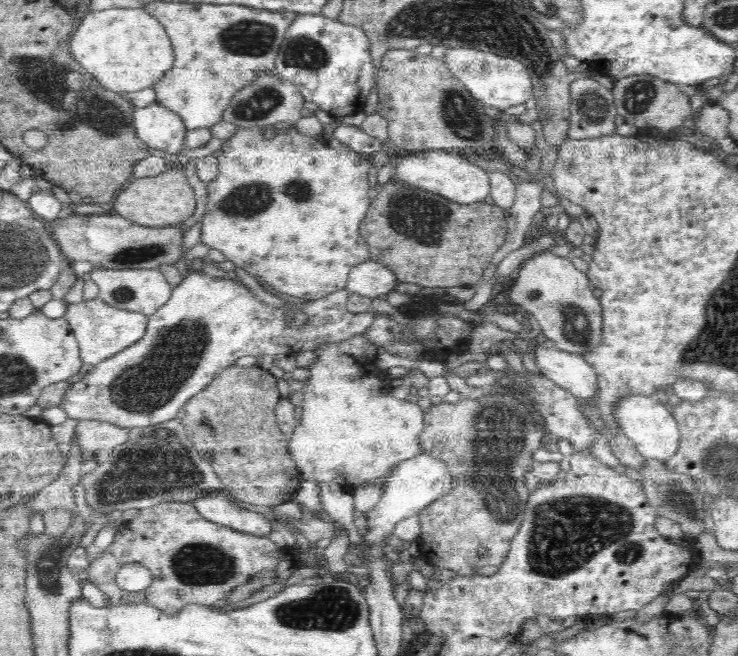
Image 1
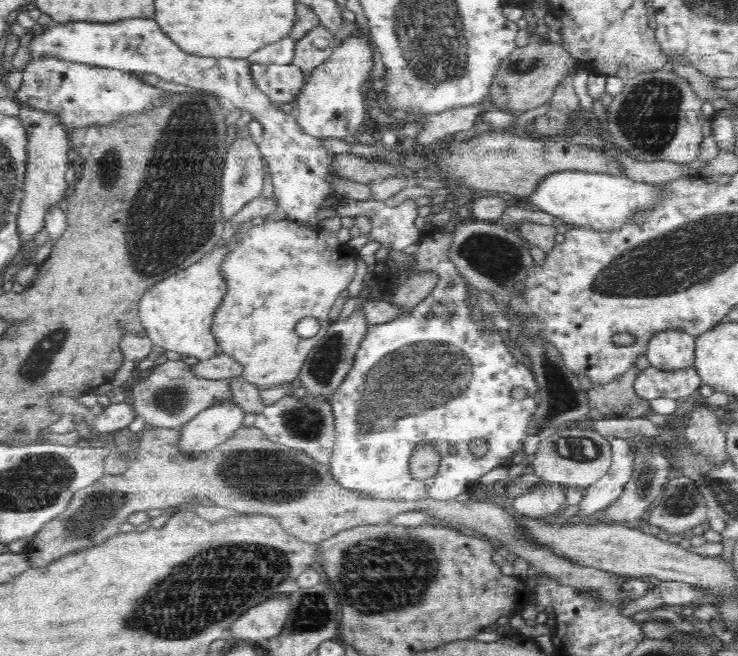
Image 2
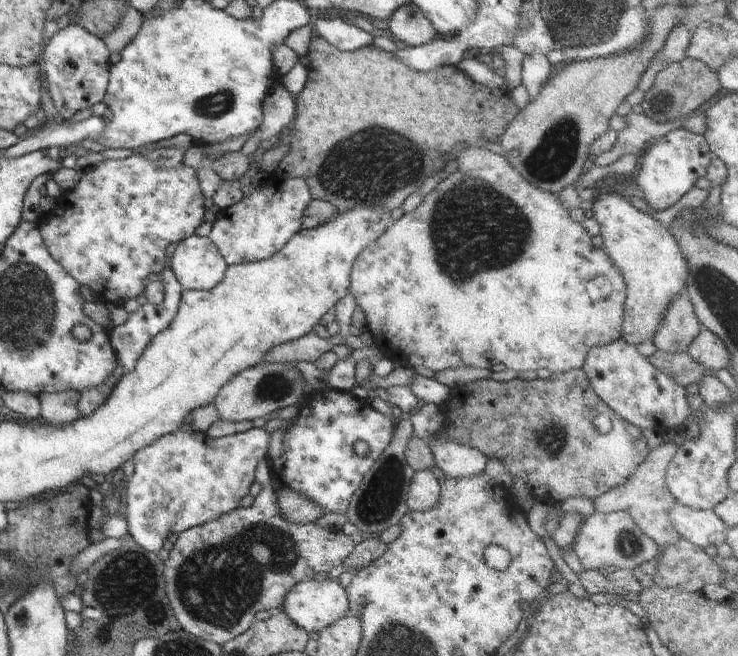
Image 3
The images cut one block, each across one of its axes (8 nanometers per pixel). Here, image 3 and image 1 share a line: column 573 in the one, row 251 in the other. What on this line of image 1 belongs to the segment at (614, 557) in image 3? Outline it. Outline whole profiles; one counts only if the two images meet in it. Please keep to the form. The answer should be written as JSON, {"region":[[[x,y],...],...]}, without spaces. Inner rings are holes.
{"region":[[[548,248],[548,250],[538,252],[524,261],[517,274],[518,276],[508,292],[510,300],[520,308],[521,312],[530,312],[534,315],[541,326],[541,332],[555,342],[555,348],[580,355],[596,349],[596,346],[602,342],[601,300],[592,293],[593,288],[587,274],[583,274],[574,267],[570,256],[554,255],[551,248]]]}

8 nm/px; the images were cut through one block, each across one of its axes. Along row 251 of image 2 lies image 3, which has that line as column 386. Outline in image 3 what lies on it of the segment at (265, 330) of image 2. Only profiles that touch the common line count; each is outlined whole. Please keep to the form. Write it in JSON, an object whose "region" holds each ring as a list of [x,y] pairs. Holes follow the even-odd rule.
{"region":[[[470,143],[458,150],[456,164],[458,168],[448,178],[436,184],[436,188],[428,192],[428,196],[416,210],[404,213],[398,220],[393,219],[394,222],[386,228],[386,232],[378,240],[368,244],[352,264],[349,292],[357,300],[360,312],[366,317],[367,331],[374,338],[373,344],[396,366],[411,369],[424,366],[435,373],[460,366],[490,370],[493,364],[502,364],[517,372],[544,368],[551,373],[561,373],[569,369],[582,369],[588,352],[594,349],[594,346],[604,346],[621,338],[626,282],[620,270],[614,266],[606,250],[597,249],[592,245],[591,236],[584,230],[582,223],[572,220],[569,208],[562,205],[556,194],[526,182],[504,156]]]}

